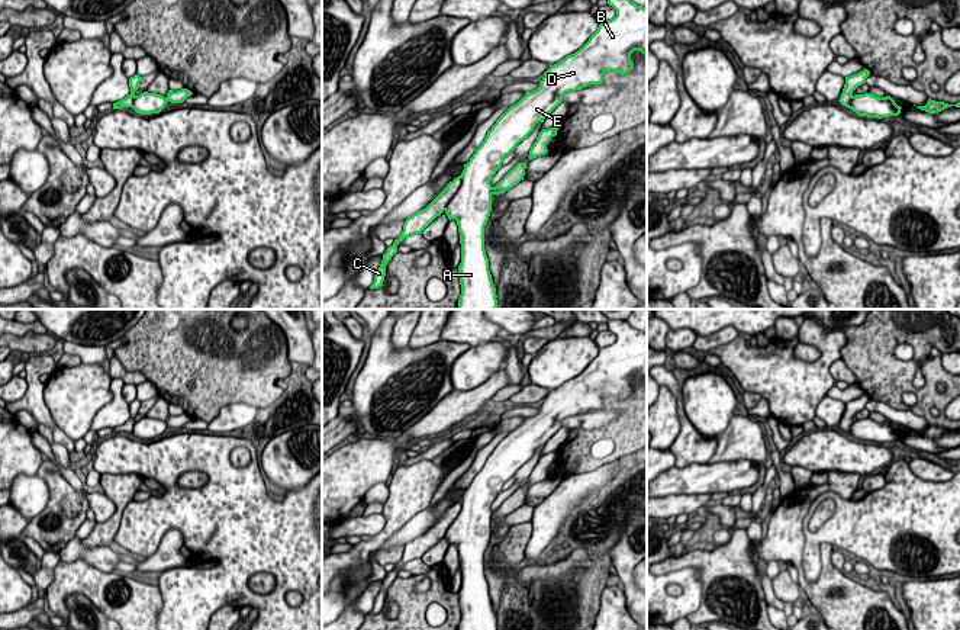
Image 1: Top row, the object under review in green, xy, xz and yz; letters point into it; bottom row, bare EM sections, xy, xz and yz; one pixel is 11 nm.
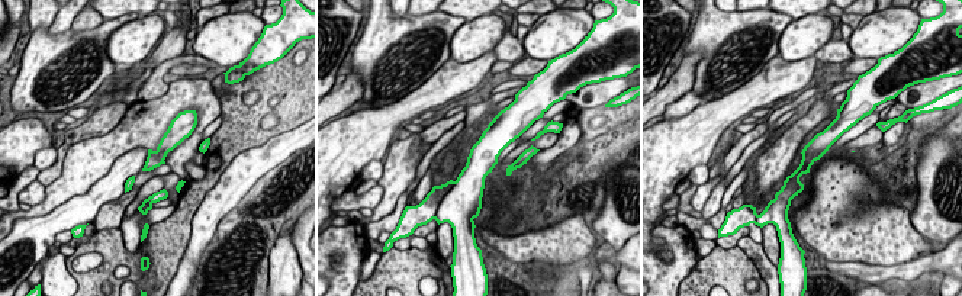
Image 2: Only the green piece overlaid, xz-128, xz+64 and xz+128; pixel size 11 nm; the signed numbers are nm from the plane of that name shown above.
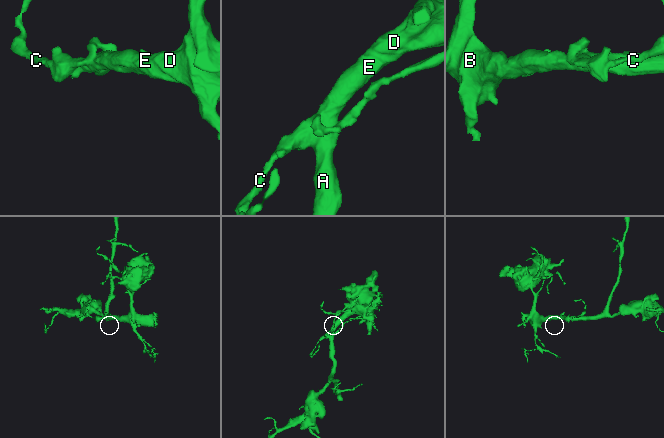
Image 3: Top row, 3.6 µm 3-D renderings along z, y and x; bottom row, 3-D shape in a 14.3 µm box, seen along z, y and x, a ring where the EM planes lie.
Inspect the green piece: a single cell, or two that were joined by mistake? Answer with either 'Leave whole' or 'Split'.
Split

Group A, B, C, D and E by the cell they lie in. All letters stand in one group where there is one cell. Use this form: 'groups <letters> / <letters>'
groups A B D E / C

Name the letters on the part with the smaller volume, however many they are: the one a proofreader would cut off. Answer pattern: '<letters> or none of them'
C

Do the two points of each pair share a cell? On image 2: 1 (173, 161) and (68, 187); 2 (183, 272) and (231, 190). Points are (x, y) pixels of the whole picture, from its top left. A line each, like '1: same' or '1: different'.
1: same
2: same

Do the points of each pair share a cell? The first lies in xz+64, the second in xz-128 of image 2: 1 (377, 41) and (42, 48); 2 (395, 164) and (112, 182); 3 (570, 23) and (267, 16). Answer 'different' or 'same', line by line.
1: same
2: different
3: different

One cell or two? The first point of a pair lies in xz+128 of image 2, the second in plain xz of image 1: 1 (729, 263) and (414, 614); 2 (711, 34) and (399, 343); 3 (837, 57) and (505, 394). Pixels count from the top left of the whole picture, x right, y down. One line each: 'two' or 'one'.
1: one
2: two
3: two

